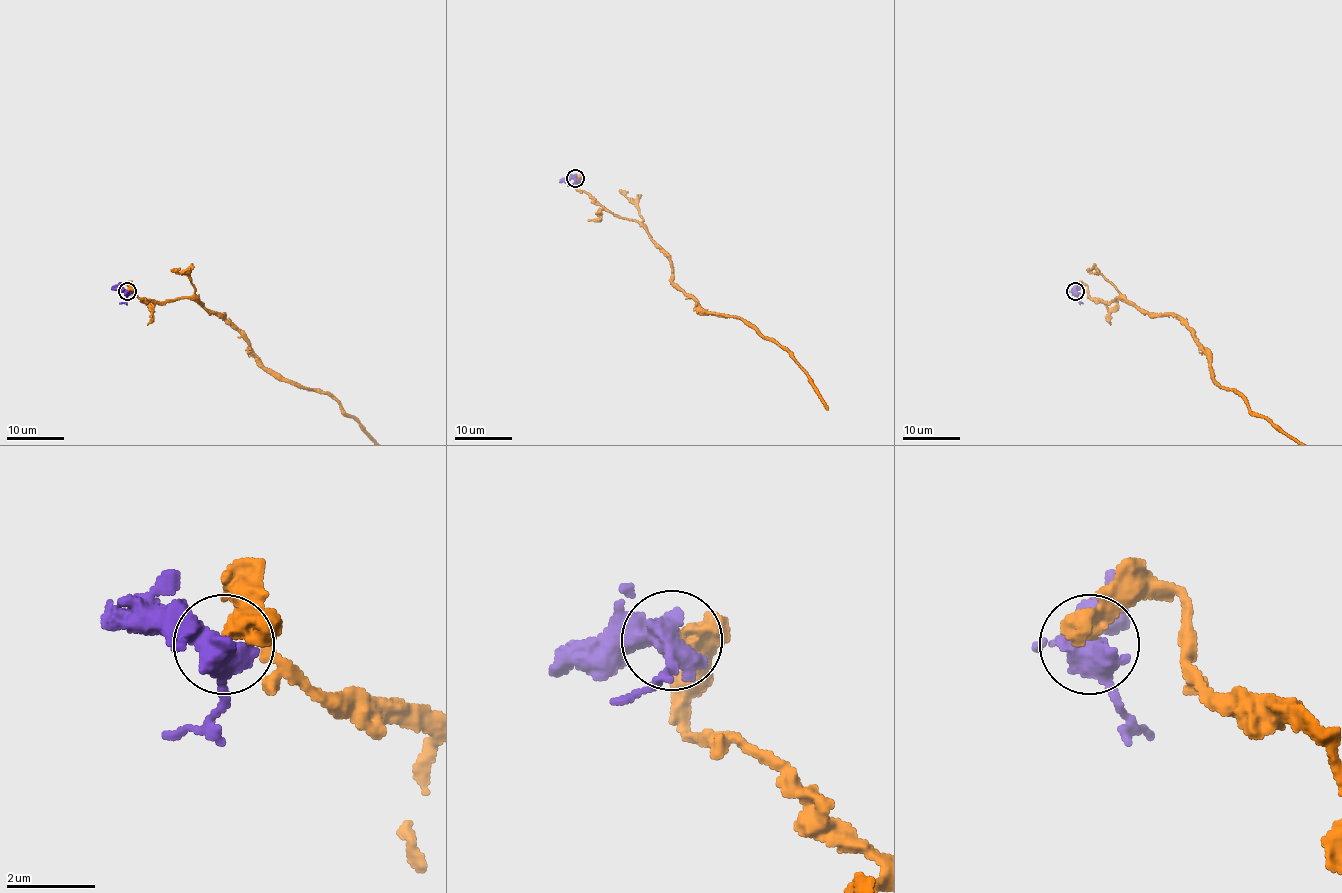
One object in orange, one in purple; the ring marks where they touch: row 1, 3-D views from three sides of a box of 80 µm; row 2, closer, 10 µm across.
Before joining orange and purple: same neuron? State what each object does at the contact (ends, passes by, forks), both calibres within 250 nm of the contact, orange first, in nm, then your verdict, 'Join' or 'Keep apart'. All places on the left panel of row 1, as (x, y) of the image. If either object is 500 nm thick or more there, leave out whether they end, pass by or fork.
Thickness 320 nm (orange) against 550 nm. Keep apart

